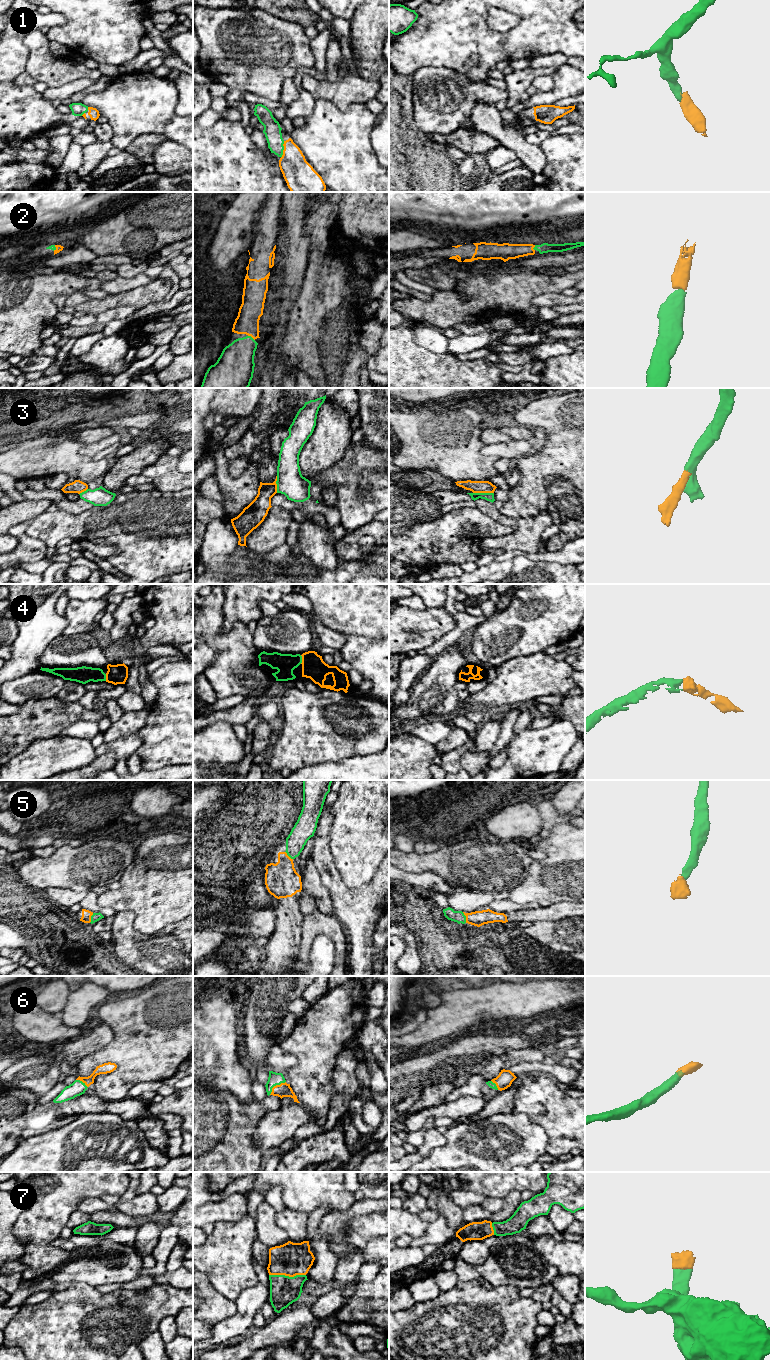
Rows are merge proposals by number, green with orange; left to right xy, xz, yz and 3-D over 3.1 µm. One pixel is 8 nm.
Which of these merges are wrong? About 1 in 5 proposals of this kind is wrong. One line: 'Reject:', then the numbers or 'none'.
Reject: 3

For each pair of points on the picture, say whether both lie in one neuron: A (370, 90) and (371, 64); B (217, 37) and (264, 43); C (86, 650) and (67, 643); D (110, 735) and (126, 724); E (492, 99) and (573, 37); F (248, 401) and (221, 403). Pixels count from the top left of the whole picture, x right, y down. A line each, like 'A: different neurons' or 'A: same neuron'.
A: different neurons
B: same neuron
C: same neuron
D: same neuron
E: different neurons
F: same neuron

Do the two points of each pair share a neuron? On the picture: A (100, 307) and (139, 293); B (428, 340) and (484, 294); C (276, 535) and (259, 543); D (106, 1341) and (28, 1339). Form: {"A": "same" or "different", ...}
{"A": "same", "B": "different", "C": "same", "D": "same"}

